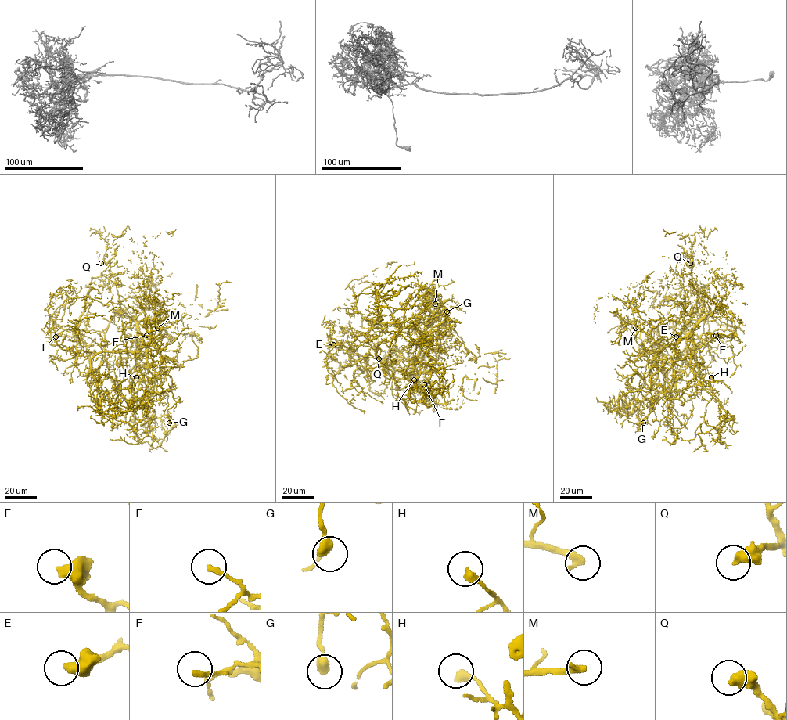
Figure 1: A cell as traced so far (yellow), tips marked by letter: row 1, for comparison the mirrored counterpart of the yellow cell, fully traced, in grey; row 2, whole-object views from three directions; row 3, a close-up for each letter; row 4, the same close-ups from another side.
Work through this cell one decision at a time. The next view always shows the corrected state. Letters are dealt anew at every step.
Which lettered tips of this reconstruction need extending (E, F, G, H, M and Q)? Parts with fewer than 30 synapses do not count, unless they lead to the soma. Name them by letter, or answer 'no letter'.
M

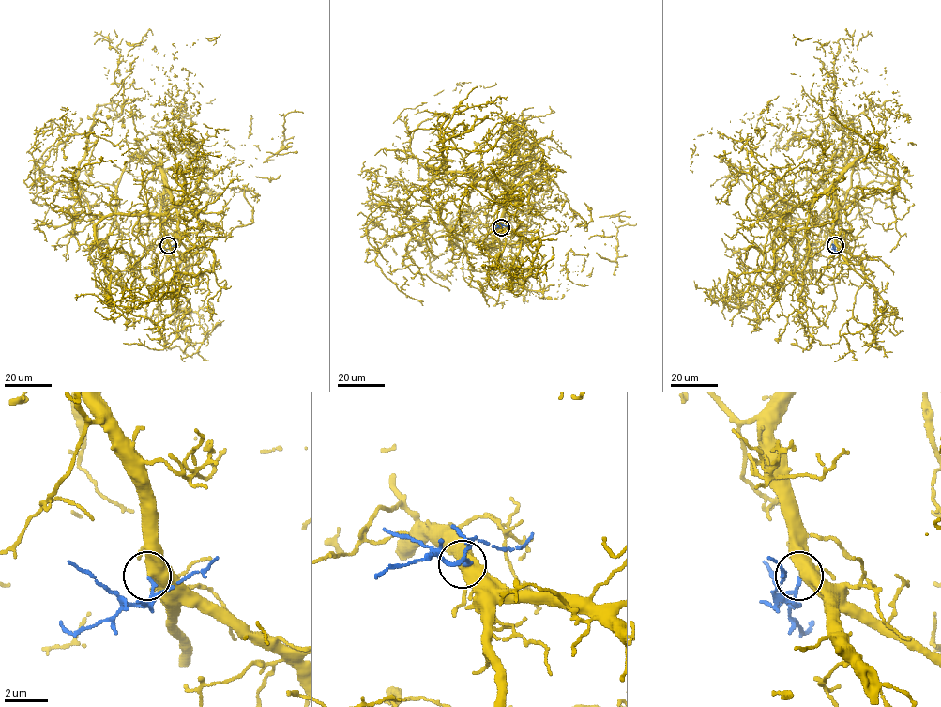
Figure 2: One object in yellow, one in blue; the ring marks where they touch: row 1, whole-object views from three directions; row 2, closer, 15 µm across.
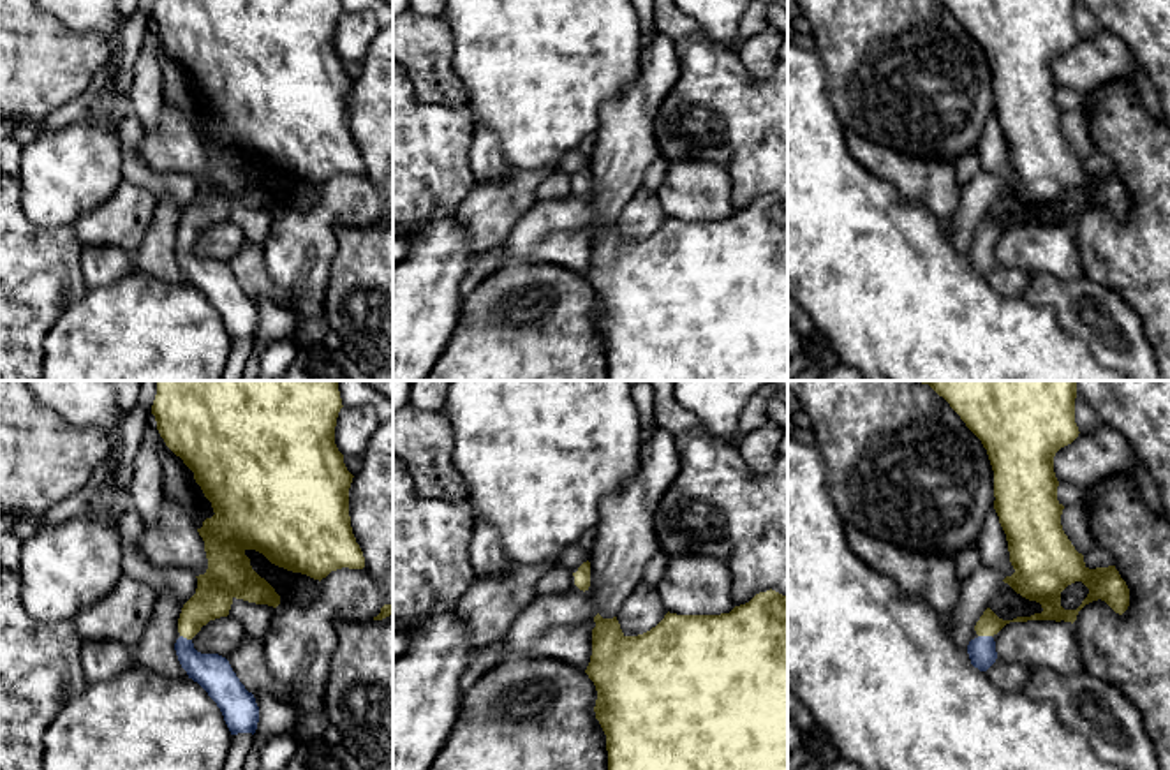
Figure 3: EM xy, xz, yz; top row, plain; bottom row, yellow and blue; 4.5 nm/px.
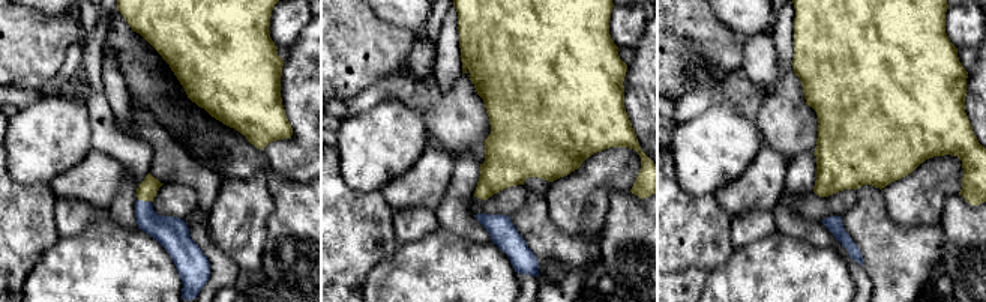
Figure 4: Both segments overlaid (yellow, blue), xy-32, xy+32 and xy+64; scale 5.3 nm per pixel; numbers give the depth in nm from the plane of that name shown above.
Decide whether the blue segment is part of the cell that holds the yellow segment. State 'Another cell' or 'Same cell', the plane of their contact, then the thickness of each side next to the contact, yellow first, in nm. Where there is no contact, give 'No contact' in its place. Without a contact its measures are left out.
Same cell. Touches yellow in yz. Thickness 110 nm (yellow) against 130 nm

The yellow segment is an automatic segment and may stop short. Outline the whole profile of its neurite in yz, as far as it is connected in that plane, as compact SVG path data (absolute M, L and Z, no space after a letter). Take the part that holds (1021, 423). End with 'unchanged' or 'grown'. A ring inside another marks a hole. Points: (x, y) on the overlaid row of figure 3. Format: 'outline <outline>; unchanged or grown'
outline M907 381L929 384L939 396L943 396L950 407L960 416L966 426L981 441L987 449L992 470L994 470L994 509L999 516L999 523L1006 534L1010 562L1015 569L1011 576L1003 581L1008 583L1017 594L1029 601L1041 604L1043 611L1031 617L1017 617L1013 620L999 618L990 608L983 611L974 626L976 638L969 641L967 654L971 664L980 671L987 671L997 659L994 634L997 634L1010 622L1027 620L1055 620L1075 622L1078 611L1092 603L1105 601L1115 613L1122 615L1129 606L1129 589L1121 578L1115 566L1089 569L1084 562L1084 555L1075 550L1071 541L1063 530L1061 515L1064 506L1057 500L1059 481L1054 472L1055 453L1071 444L1078 437L1078 426L1075 423L1075 398L1077 381ZM1082 581L1089 594L1077 610L1064 610L1061 606L1061 592L1075 583Z; grown

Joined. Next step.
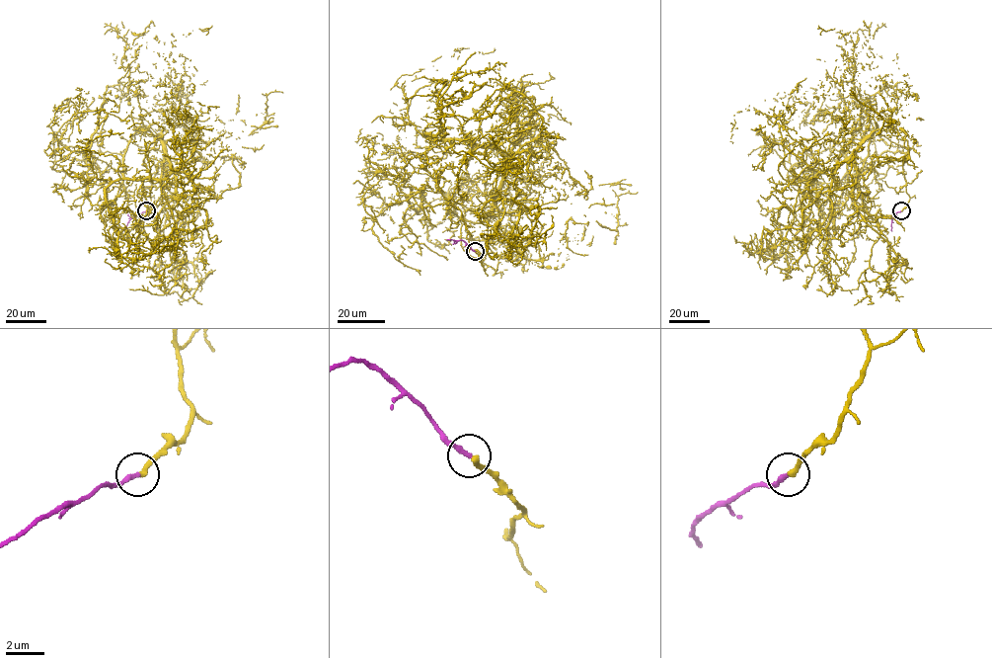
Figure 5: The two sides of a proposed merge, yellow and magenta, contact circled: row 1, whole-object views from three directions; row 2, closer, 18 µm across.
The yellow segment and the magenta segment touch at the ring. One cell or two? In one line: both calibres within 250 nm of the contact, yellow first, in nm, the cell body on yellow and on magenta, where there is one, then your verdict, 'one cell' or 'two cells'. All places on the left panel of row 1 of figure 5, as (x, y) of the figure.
280/280 nm | yellow none | magenta none | one cell

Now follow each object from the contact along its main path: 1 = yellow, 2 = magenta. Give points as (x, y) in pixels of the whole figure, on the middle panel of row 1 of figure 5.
1: (475, 251), (529, 242), (419, 156), (409, 195), (363, 171), (402, 203), (390, 110), (436, 104)
2: (475, 251), (461, 240), (446, 239)

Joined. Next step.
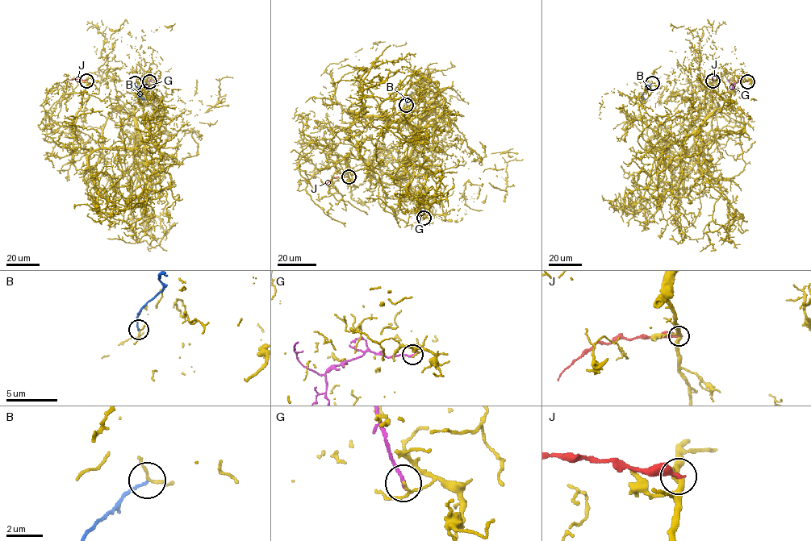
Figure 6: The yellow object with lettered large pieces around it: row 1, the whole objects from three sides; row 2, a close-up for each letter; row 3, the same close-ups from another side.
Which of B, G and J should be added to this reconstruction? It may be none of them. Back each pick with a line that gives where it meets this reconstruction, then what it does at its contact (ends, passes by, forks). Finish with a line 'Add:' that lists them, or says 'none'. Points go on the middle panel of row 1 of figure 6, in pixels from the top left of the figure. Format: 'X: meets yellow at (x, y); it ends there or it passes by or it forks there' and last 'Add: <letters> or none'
Add: none

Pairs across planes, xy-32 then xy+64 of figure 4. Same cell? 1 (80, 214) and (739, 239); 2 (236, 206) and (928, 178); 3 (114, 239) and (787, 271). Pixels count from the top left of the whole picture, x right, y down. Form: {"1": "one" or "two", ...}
{"1": "one", "2": "one", "3": "one"}

